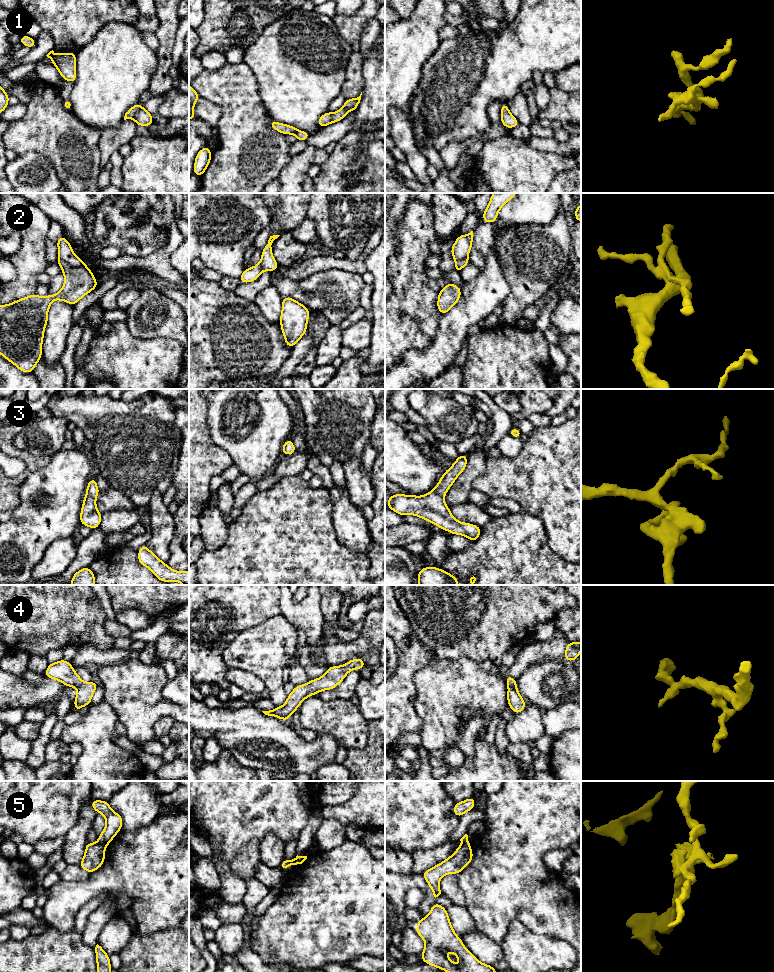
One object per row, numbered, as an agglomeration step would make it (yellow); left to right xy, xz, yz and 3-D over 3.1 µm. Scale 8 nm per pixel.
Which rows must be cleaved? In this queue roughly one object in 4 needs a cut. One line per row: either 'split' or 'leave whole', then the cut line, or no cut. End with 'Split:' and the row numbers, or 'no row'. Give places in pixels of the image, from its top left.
1: leave whole; cut none
2: split; cut xy (59, 258), (72, 265), (83, 264)
3: leave whole; cut none
4: leave whole; cut none
5: split; cut xy (97, 842), (105, 847)
Split: 2, 5

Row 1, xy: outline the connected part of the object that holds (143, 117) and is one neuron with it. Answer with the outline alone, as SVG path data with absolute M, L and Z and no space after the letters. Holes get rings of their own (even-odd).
M137 103L133 105L124 116L124 120L133 118L137 126L151 126L154 121L152 114L143 108L143 105Z

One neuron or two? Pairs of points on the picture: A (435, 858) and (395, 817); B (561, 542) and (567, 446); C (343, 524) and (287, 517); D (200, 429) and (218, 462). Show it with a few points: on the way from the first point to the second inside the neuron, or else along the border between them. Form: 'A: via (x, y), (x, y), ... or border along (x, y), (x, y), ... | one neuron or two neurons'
A: border along (447, 840), (428, 849), (415, 849), (411, 853) | two neurons
B: via (563, 518), (563, 486), (567, 482), (567, 470) | one neuron
C: border along (330, 500), (332, 526), (336, 538), (342, 544) | two neurons
D: via (200, 437), (200, 444), (210, 454) | one neuron

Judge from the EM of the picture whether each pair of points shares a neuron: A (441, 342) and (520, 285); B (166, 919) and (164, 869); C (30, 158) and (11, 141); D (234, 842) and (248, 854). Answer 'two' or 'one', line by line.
A: two
B: one
C: two
D: two

